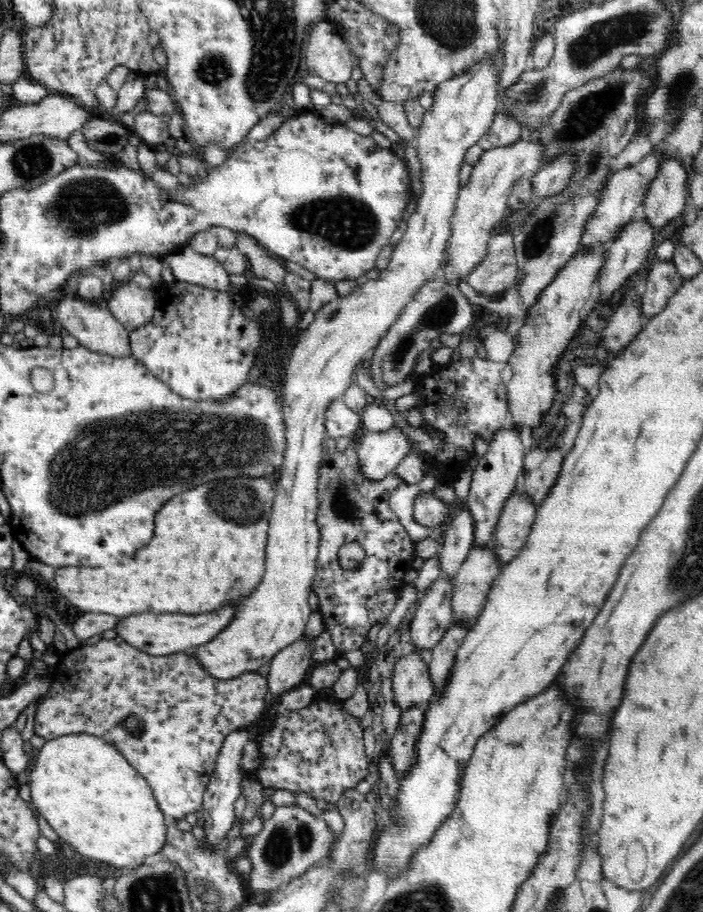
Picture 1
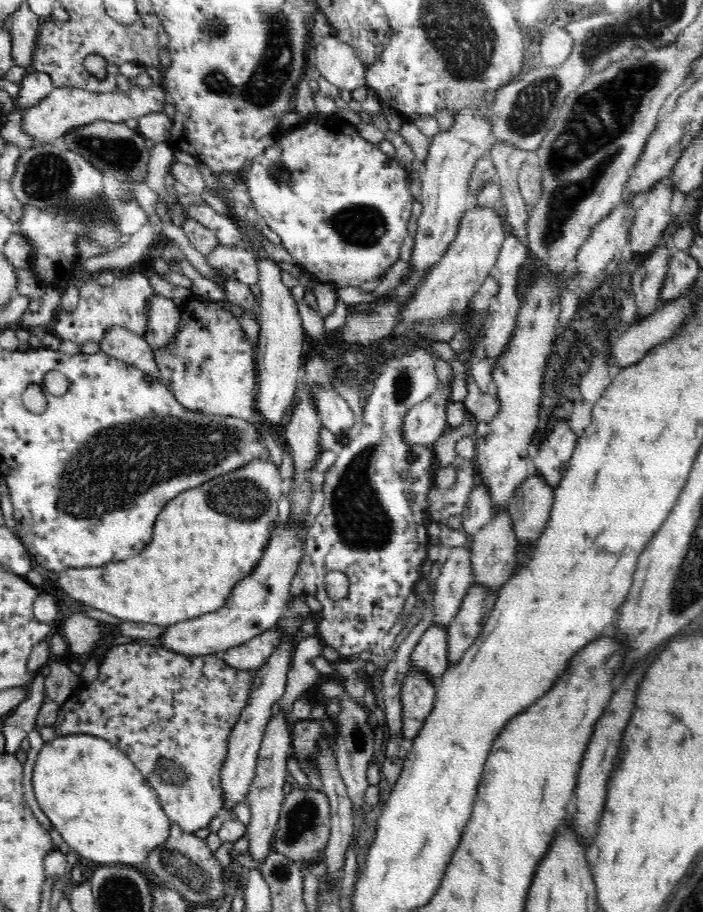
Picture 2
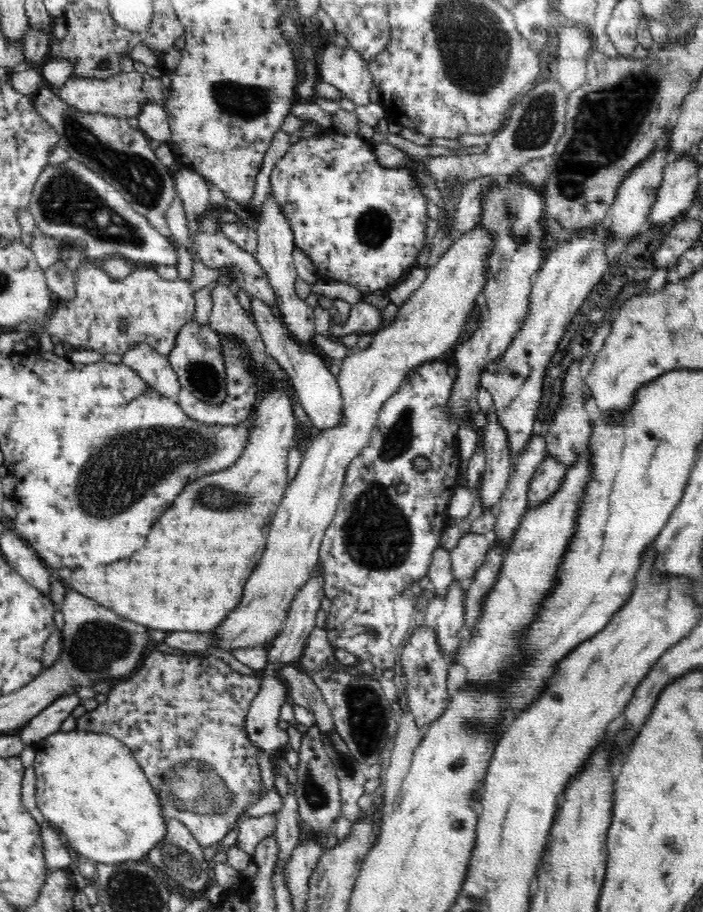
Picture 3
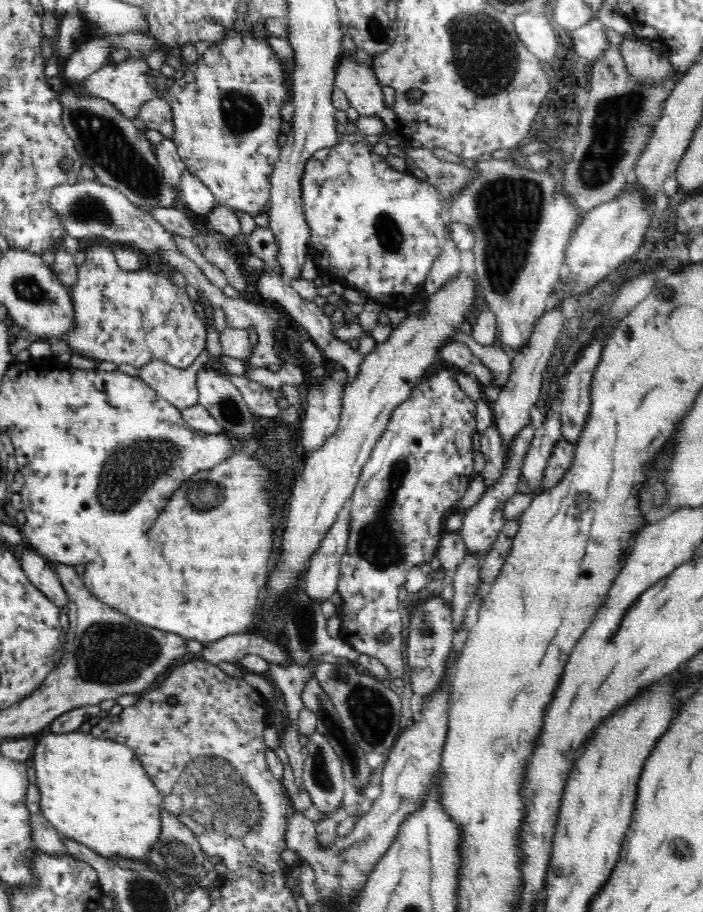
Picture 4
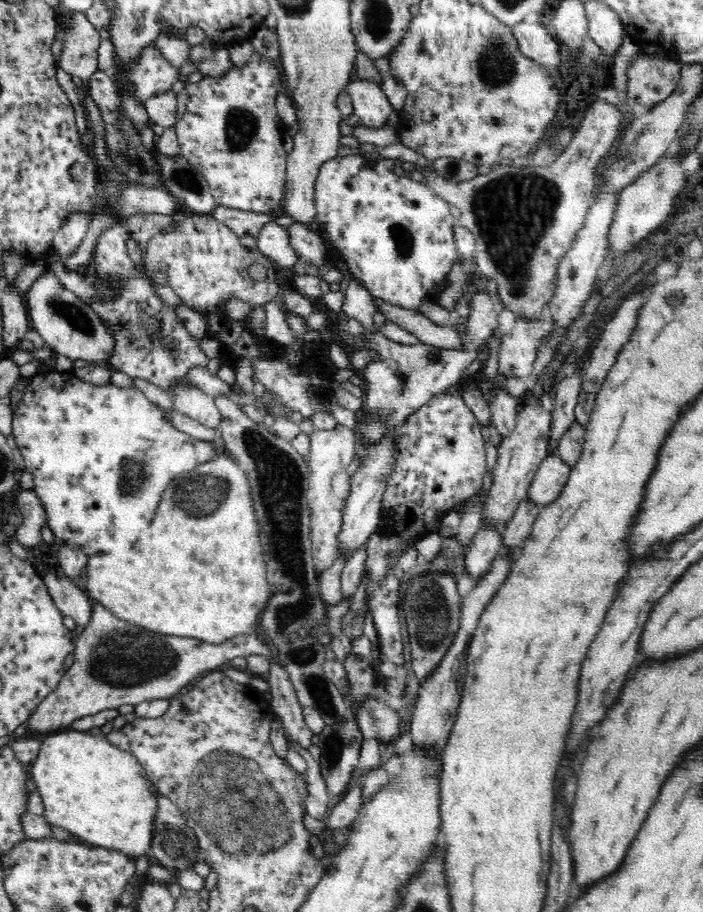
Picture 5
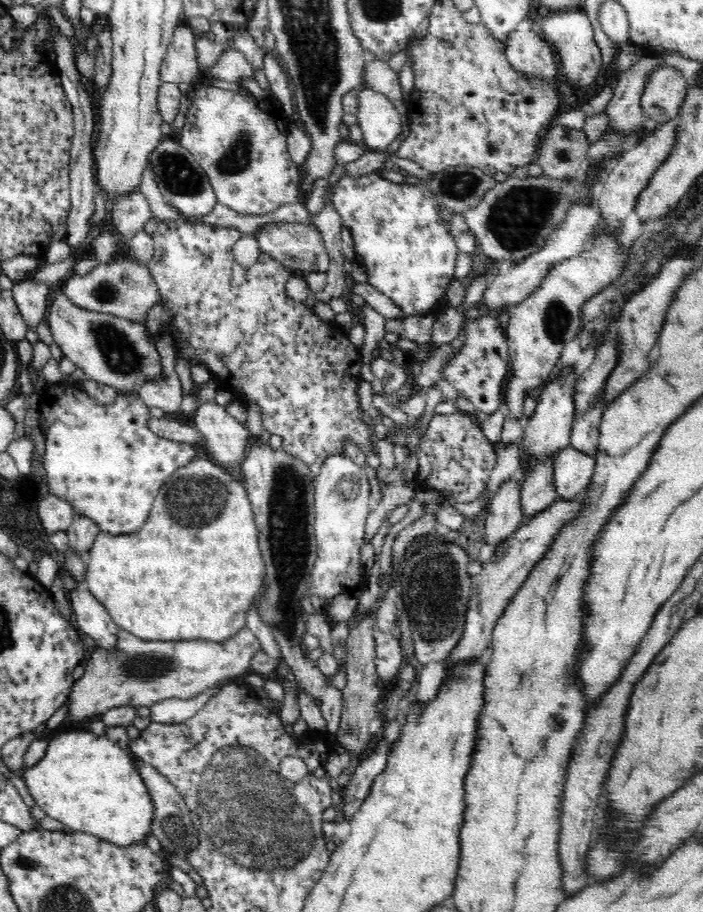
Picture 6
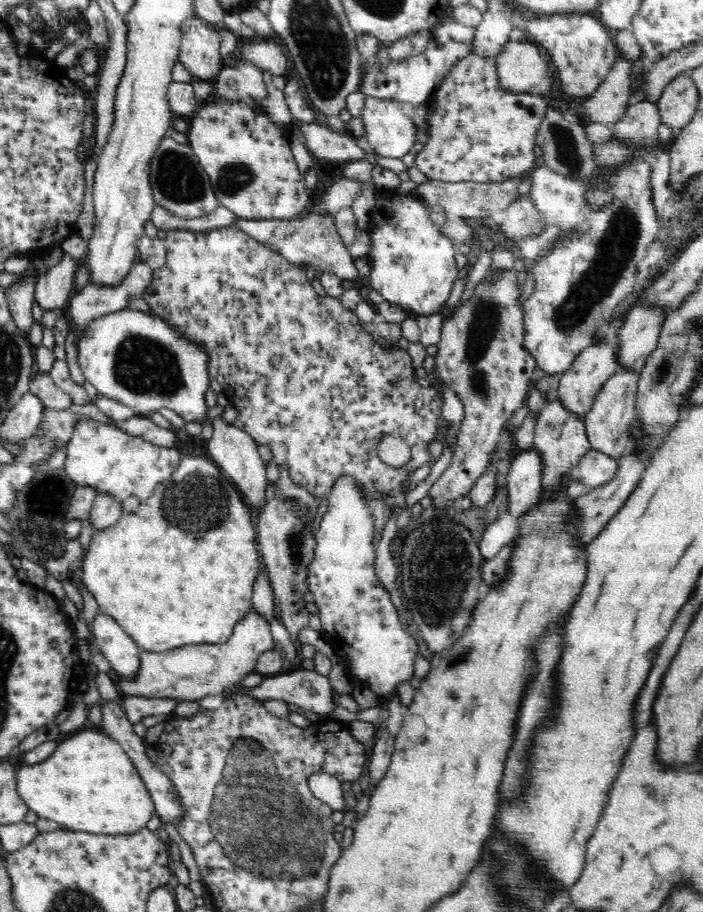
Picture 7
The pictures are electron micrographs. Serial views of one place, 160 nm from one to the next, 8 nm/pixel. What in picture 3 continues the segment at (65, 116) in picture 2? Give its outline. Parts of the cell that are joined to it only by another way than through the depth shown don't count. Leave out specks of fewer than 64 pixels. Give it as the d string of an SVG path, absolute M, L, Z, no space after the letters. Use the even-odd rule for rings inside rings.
M122 72L110 76L108 80L98 78L70 78L62 87L55 90L60 99L69 106L88 114L106 114L119 118L135 118L140 115L142 108L148 103L160 104L164 98L162 92L166 83L165 78L154 78L148 73Z

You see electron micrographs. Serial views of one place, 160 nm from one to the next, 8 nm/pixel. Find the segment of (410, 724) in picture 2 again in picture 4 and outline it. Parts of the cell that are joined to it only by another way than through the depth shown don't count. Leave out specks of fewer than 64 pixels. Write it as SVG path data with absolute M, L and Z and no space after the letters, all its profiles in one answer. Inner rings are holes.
M440 595L418 601L412 606L408 630L406 658L410 667L412 692L424 698L432 694L445 678L452 640L455 638L450 603L446 603Z

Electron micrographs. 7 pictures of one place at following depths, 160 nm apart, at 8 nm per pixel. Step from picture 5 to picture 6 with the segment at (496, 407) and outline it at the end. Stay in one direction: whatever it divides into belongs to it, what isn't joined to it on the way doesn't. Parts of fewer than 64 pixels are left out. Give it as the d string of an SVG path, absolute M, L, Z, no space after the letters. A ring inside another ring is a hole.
M600 233L593 239L589 238L585 249L575 257L553 264L550 270L545 272L544 278L534 292L531 292L522 302L509 307L509 320L506 329L506 343L508 343L508 363L510 363L510 374L504 384L504 404L508 406L510 417L522 418L523 399L526 392L536 387L542 387L551 379L557 369L560 367L560 354L567 342L574 340L576 334L580 332L582 322L582 306L586 300L590 300L594 294L600 293L603 288L607 288L616 280L626 262L628 262L629 253L618 249L618 236L614 233Z

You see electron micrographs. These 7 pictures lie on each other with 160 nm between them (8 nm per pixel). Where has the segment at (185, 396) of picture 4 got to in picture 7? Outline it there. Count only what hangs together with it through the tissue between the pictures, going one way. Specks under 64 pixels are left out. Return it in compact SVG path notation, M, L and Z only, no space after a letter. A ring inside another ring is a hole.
M220 416L211 421L213 434L207 441L207 448L214 463L233 480L243 500L252 508L252 512L258 512L260 506L266 502L266 467L258 453L257 442L243 430L233 424L226 423Z

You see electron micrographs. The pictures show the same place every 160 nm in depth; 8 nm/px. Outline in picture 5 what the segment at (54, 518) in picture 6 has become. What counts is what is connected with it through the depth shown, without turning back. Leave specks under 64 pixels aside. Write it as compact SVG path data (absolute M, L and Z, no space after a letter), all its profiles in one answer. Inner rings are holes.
M24 489L16 500L22 514L22 525L14 538L22 546L34 547L43 541L42 528L49 526L44 505L34 489Z

